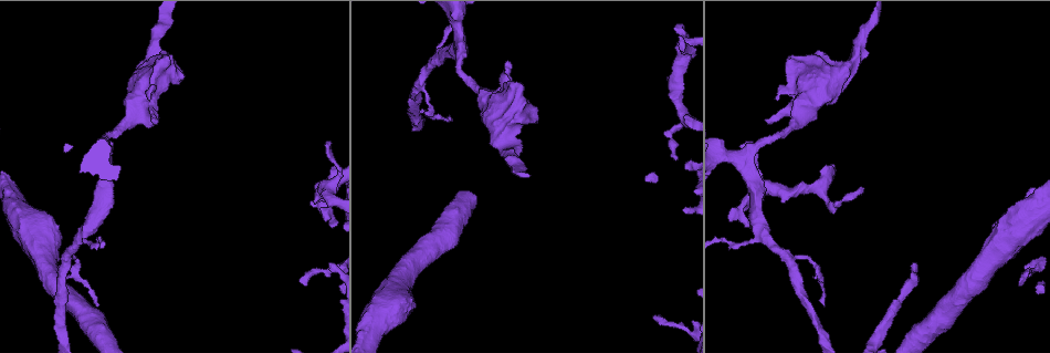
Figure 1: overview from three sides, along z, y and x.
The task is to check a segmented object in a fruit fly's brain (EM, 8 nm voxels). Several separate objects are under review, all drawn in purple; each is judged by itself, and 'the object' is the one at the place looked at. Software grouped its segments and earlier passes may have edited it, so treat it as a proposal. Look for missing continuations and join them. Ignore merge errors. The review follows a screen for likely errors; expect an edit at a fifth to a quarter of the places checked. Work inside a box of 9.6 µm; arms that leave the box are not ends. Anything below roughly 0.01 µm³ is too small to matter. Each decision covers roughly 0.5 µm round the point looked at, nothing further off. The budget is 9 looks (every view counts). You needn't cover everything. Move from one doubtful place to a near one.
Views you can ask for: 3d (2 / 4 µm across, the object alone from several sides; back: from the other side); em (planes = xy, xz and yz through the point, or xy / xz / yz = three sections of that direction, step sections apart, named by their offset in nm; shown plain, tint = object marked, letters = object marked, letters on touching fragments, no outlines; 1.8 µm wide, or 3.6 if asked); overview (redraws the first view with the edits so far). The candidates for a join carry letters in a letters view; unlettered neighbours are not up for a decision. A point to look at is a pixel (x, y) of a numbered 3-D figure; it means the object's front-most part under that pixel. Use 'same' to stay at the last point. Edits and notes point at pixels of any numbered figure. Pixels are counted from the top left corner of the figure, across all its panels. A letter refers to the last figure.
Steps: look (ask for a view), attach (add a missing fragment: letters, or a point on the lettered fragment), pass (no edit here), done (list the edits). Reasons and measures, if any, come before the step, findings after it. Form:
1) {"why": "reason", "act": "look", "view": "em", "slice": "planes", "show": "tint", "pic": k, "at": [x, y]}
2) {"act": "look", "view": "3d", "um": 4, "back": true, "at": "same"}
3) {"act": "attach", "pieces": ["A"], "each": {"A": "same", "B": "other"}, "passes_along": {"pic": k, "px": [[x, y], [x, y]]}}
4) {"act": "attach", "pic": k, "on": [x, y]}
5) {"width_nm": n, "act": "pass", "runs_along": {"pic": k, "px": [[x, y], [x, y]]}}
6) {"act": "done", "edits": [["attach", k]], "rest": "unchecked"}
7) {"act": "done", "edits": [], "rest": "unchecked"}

{"why": "thin end", "act": "look", "view": "3d", "um": 2, "pic": 1, "at": [326, 147]}

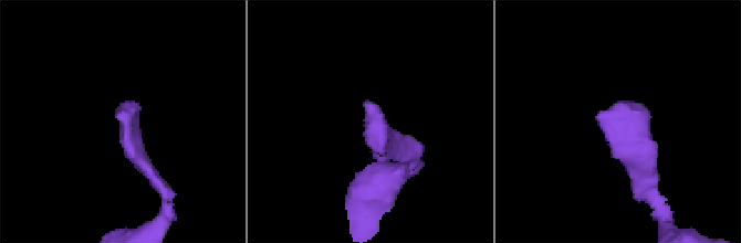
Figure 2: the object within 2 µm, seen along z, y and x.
{"why": "need the tissue", "act": "look", "view": "em", "slice": "planes", "show": "letters", "pic": 2, "at": [122, 123]}

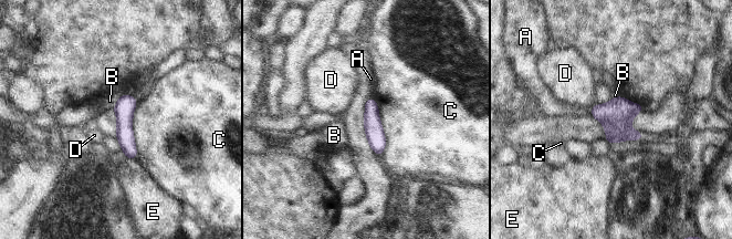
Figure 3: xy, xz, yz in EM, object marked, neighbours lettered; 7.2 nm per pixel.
{"act": "pass", "each": {"A": "other", "B": "other", "C": "other", "D": "other", "E": "other"}, "border": {"pic": 3, "px": [[119, 95], [112, 107]]}, "found": "none of them fits"}

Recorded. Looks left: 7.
{"act": "look", "view": "em", "um": 3.6, "slice": "yz", "step": 8, "show": "tint", "pic": 1, "at": [676, 157]}

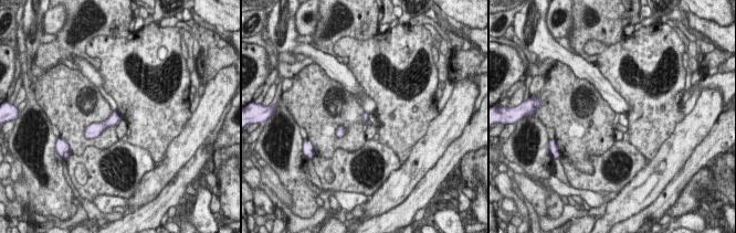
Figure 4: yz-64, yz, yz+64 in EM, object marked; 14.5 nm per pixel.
{"act": "look", "view": "em", "um": 3.6, "slice": "planes", "show": "letters", "at": "same"}

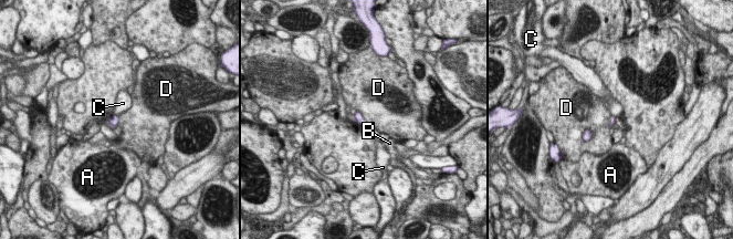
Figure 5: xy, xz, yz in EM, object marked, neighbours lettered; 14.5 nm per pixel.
{"longest_contact_nm": ["D", 220], "act": "pass", "each": {"A": "other", "B": "other", "C": "other", "D": "other"}, "border": {"pic": 5, "px": [[588, 128], [583, 134], [584, 142]]}, "found": "no lettered fragment goes on from it"}

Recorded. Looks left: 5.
{"why": "free end", "act": "look", "view": "em", "slice": "planes", "show": "letters", "pic": 1, "at": [329, 264]}

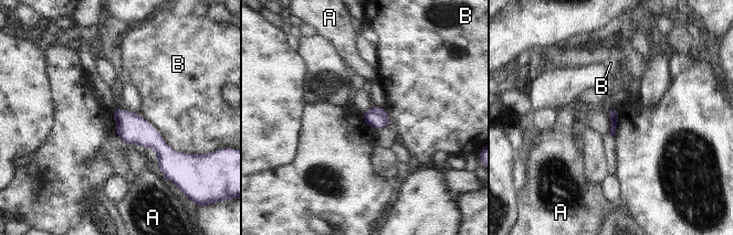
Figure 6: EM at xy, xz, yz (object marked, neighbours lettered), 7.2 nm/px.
{"longest_contact_nm": ["B", 440], "act": "pass", "each": {"A": "other", "B": "other"}, "border": {"pic": 6, "px": [[139, 114], [168, 146], [185, 155]]}, "found": "no lettered fragment goes on from it"}

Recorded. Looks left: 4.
{"why": "end of a long branch", "act": "look", "view": "3d", "um": 2, "pic": 1, "at": [660, 317]}

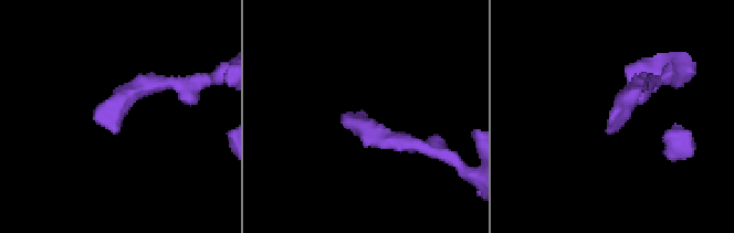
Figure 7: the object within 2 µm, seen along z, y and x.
{"act": "look", "view": "em", "slice": "planes", "show": "letters", "pic": 7, "at": [609, 132]}

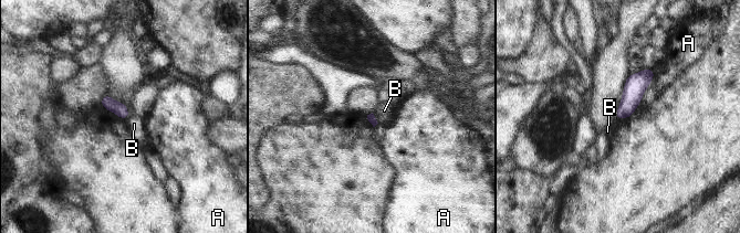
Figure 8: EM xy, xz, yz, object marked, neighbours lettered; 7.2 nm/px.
{"act": "pass", "each": {"A": "other", "B": "other"}, "border": {"pic": 8, "px": [[372, 113], [378, 123]]}, "found": "no lettered fragment goes on from it"}

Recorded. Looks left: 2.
{"act": "done", "edits": [], "rest": "unchecked"}

